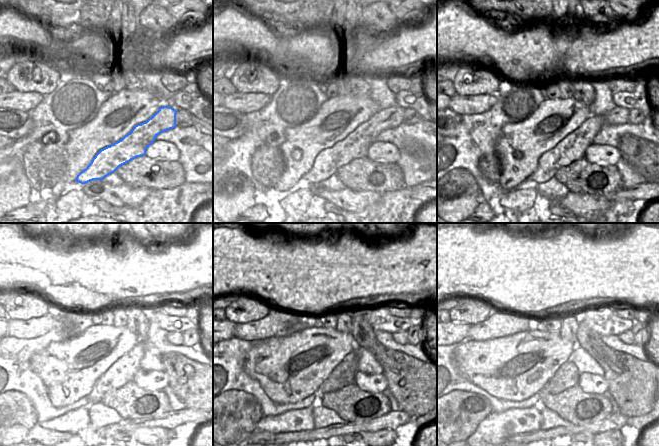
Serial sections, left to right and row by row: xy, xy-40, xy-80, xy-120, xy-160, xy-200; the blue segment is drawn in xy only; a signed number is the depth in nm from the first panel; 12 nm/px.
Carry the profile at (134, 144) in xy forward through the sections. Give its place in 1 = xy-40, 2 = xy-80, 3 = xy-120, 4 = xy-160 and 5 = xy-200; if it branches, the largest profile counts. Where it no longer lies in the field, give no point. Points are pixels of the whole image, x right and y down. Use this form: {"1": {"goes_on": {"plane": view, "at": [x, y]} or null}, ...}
{"1": {"goes_on": {"plane": "xy-40", "at": [356, 145]}}, "2": {"goes_on": {"plane": "xy-80", "at": [573, 147]}}, "3": {"goes_on": {"plane": "xy-120", "at": [121, 372]}}, "4": {"goes_on": {"plane": "xy-160", "at": [349, 364]}}, "5": {"goes_on": {"plane": "xy-200", "at": [626, 337]}}}

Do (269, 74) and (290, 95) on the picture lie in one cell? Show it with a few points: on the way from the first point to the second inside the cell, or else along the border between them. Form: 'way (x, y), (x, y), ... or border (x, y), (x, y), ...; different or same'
border (283, 78), (279, 81), (278, 88), (271, 95); different

